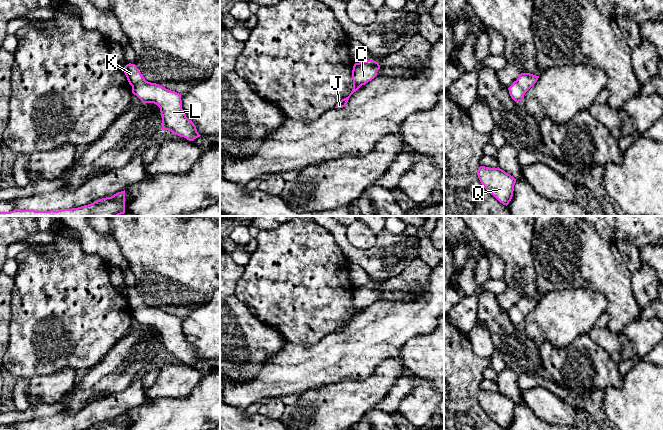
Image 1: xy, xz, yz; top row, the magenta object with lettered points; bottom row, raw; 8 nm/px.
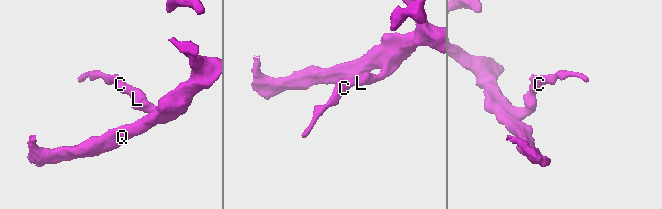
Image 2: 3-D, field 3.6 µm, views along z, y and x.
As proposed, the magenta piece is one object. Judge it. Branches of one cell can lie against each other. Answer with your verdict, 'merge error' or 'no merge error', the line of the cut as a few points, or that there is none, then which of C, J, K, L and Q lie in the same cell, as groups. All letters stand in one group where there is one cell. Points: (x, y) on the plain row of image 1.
no merge error; no cut; C J K L Q

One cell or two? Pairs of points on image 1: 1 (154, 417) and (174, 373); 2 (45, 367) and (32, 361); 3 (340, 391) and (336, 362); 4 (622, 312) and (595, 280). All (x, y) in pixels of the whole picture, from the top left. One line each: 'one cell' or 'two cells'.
1: two cells
2: one cell
3: two cells
4: one cell

